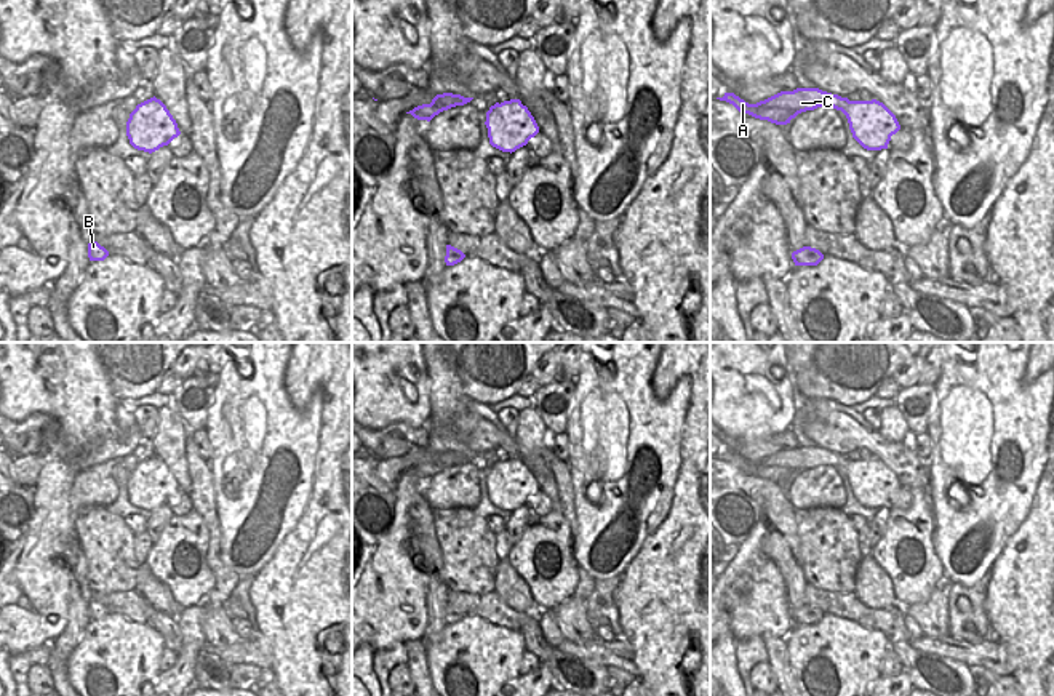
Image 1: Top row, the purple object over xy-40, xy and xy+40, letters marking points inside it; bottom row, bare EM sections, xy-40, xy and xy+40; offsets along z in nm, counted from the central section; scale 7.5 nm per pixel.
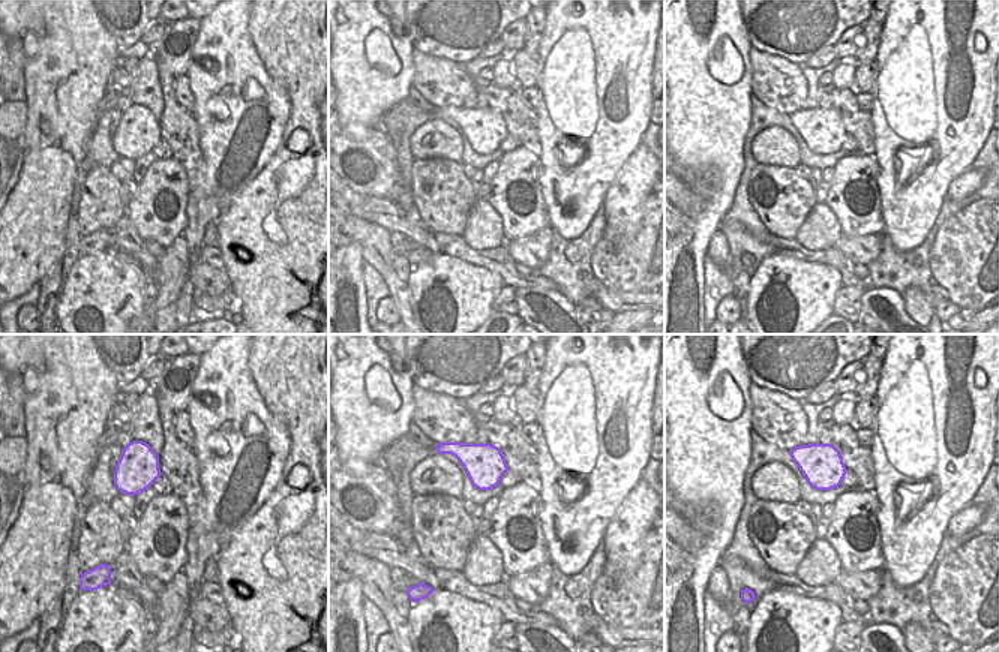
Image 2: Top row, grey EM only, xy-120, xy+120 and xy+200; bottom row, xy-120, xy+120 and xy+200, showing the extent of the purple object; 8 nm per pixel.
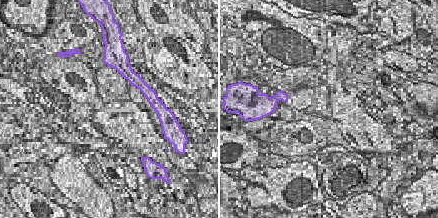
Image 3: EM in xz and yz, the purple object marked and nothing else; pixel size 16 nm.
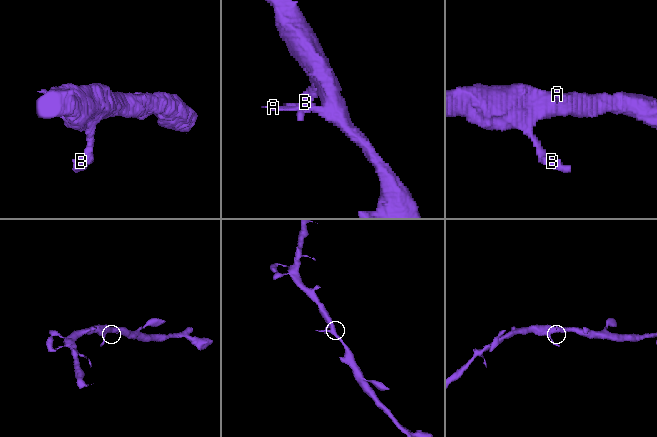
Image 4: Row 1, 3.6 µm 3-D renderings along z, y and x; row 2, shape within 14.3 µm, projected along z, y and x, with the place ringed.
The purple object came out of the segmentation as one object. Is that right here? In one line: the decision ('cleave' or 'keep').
keep

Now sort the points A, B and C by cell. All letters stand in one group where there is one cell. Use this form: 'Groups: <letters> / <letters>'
Groups: A B C.

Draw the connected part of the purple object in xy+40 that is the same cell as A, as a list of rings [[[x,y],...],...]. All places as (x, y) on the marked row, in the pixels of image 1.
[[[819,88],[781,91],[757,104],[749,104],[734,93],[717,98],[733,104],[739,112],[776,125],[787,125],[798,114],[817,107],[841,110],[849,123],[852,138],[867,150],[888,149],[891,136],[900,130],[896,115],[880,101],[849,101]]]

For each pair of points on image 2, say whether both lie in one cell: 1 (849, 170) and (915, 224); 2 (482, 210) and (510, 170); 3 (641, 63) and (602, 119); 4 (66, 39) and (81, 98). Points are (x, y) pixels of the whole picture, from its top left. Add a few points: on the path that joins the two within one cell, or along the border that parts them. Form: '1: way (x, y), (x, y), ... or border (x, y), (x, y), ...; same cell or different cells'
1: border (873, 159), (878, 167), (876, 186), (885, 228); different cells
2: border (485, 200), (500, 216), (504, 234); different cells
3: way (624, 66), (600, 90), (600, 102); same cell
4: way (75, 54), (80, 83); same cell

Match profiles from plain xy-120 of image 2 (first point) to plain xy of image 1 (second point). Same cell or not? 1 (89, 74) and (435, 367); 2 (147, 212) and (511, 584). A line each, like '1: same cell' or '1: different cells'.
1: same cell
2: different cells

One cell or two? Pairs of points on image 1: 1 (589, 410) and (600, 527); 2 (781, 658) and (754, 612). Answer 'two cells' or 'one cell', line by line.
1: one cell
2: two cells

